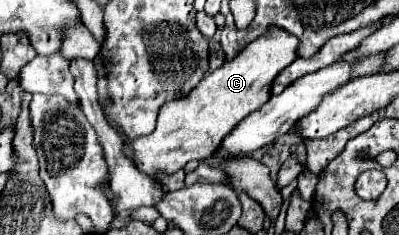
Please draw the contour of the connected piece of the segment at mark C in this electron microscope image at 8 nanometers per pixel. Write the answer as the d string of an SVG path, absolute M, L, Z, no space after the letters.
M270 28L264 36L250 42L242 54L204 76L188 96L170 100L160 108L158 126L150 136L134 138L124 144L122 152L134 166L158 182L158 172L174 174L190 160L212 156L224 136L248 114L258 110L270 98L270 84L276 74L296 60L298 38Z

